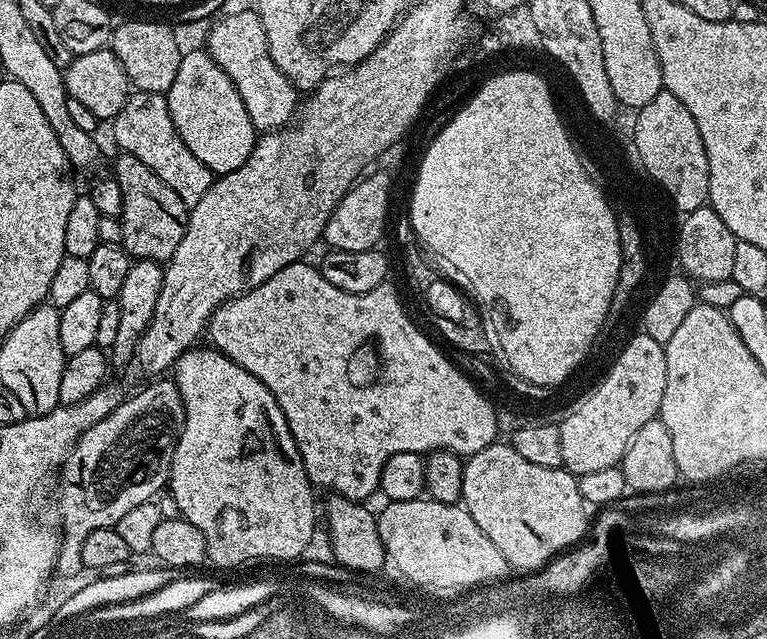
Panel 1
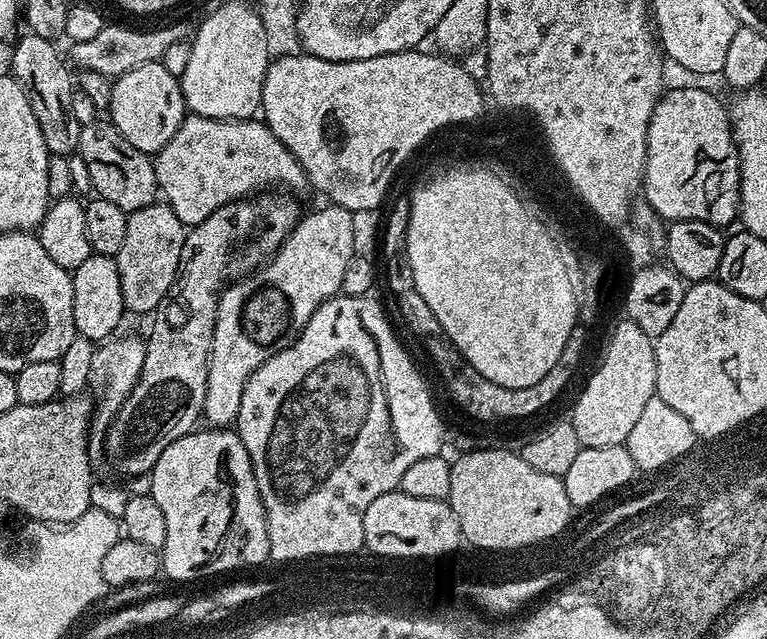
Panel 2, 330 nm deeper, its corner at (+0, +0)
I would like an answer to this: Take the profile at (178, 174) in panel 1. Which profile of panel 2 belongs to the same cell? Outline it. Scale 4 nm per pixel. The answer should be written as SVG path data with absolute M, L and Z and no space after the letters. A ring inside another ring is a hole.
M185 115L174 138L170 138L170 142L166 142L166 146L162 146L162 150L155 153L154 163L159 195L172 207L174 214L178 214L185 226L206 222L206 218L210 218L214 210L232 204L235 200L251 197L261 190L287 190L292 194L300 194L303 188L309 187L298 158L294 158L294 154L290 154L290 150L286 150L286 146L282 146L278 138L274 138L274 134L260 118L215 120L205 116Z

